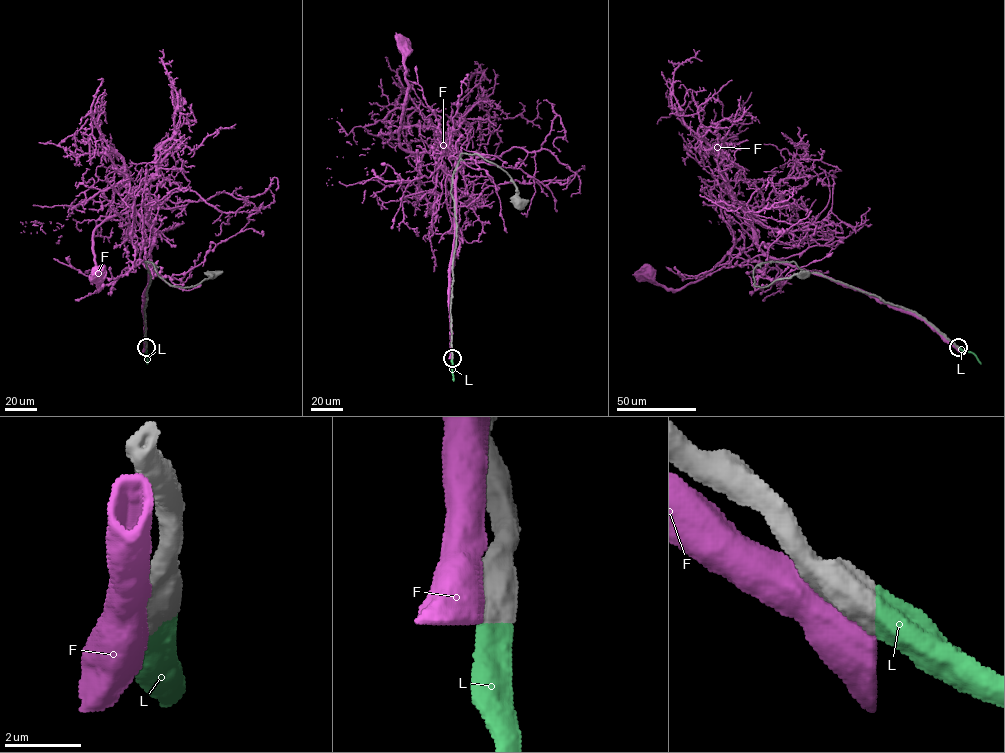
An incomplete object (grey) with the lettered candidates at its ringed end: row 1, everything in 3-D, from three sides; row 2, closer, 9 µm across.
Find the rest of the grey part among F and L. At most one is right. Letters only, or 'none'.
L

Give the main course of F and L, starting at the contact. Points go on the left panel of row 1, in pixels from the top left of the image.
F: (145, 347), (143, 293), (154, 231), (133, 210), (107, 218), (93, 237), (99, 289), (102, 271), (97, 270)
L: (146, 347), (147, 364)

